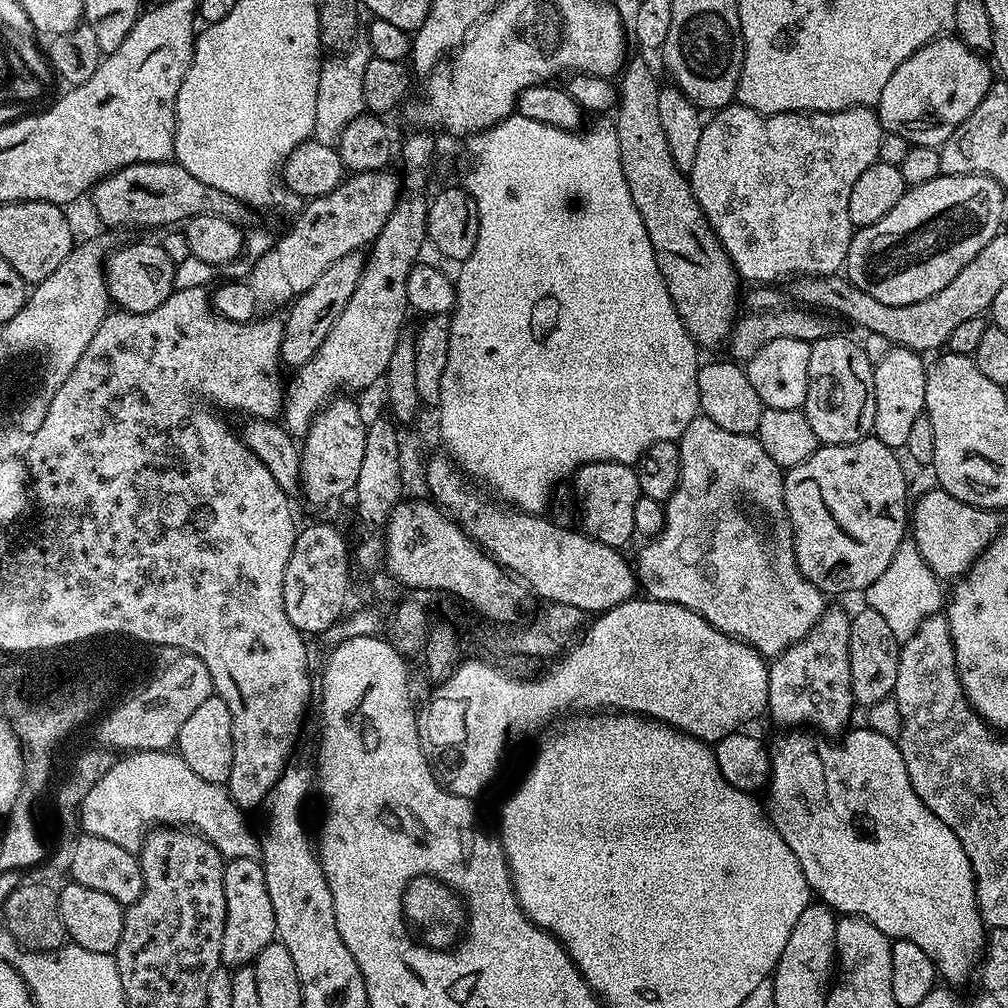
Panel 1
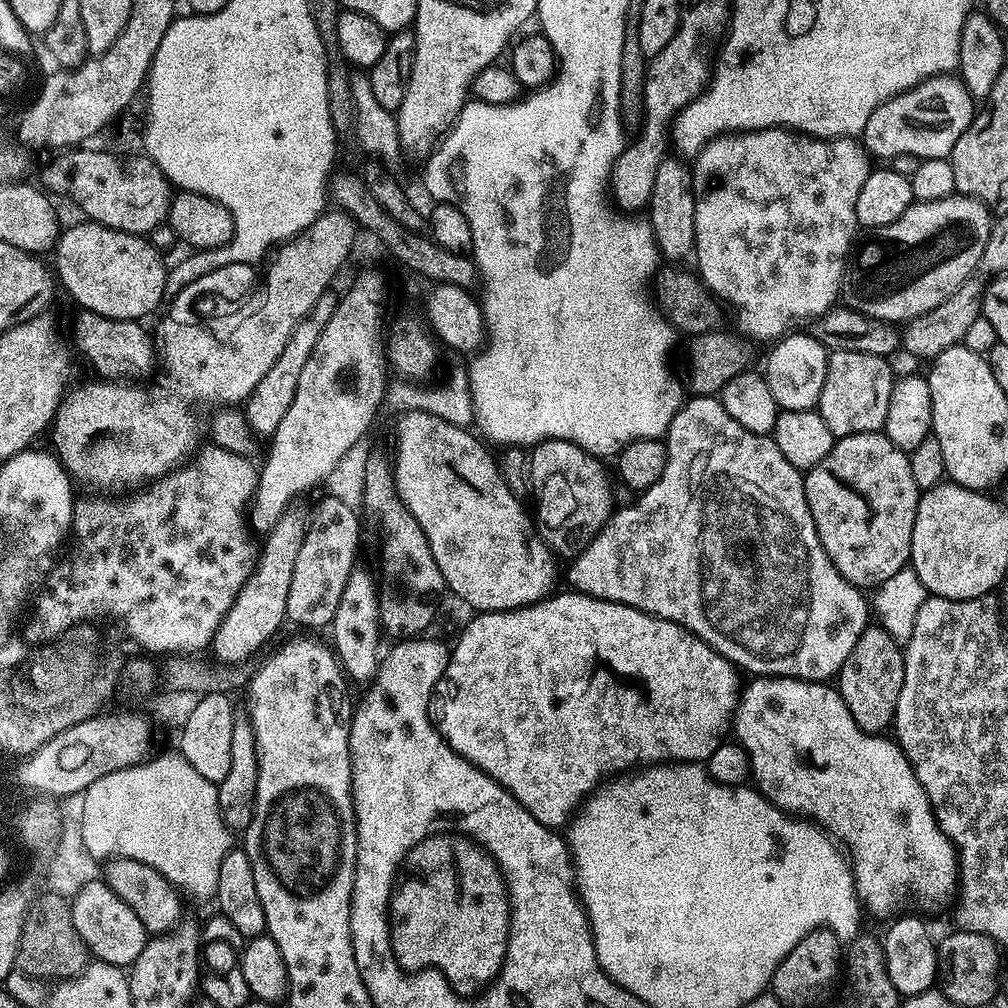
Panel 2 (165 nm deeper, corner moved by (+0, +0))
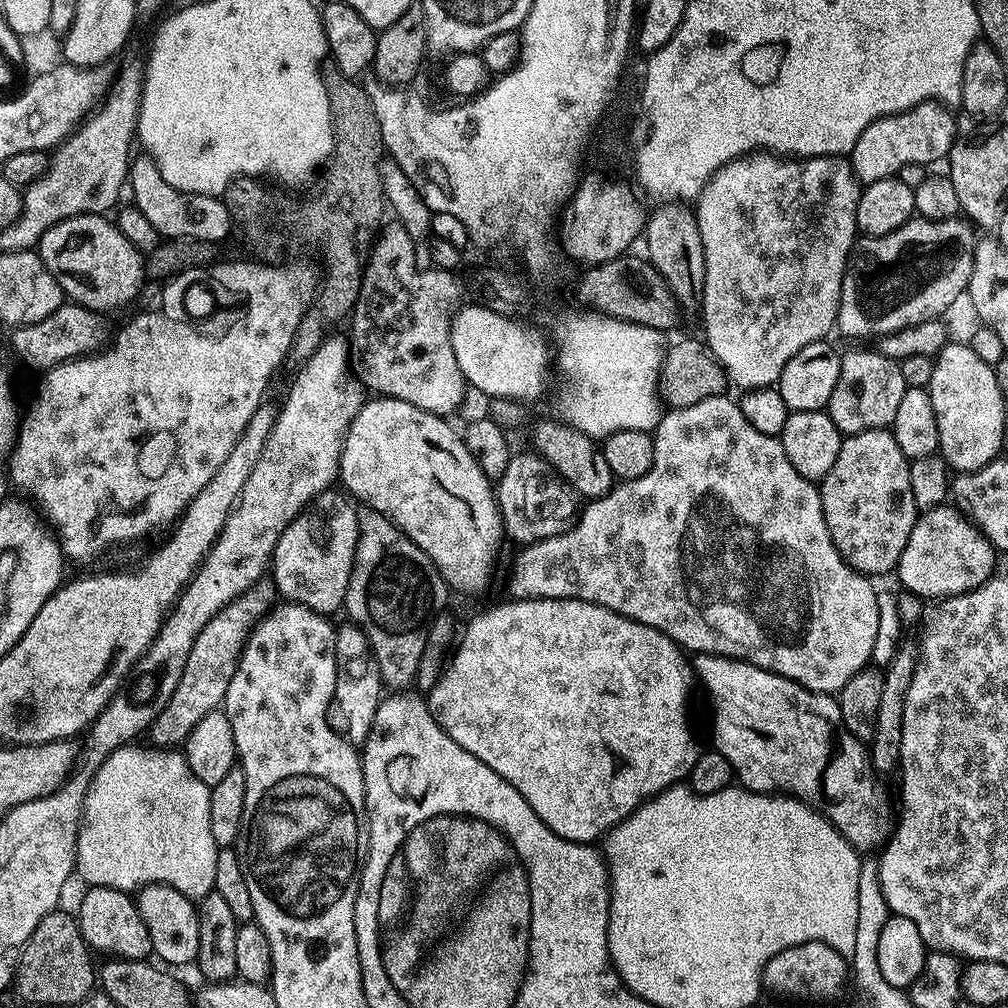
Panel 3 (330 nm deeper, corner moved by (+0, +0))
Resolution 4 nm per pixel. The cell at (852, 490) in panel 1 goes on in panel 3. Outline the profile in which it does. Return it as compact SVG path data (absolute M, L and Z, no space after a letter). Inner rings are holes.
M875 428L845 435L840 441L838 462L834 462L830 474L819 481L818 487L830 538L834 538L834 546L846 563L869 578L877 578L883 572L891 573L902 558L910 530L914 530L918 519L914 490L910 490L910 461L902 454L891 430Z

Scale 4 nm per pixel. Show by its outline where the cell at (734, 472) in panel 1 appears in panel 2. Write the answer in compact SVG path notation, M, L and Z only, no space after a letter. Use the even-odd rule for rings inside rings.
M692 396L685 399L680 405L678 414L670 422L666 443L668 457L666 470L662 470L662 478L658 478L654 486L639 493L635 497L635 503L629 508L613 511L603 530L581 550L579 556L571 561L572 569L568 572L568 580L572 584L569 585L575 591L584 593L585 596L609 600L615 604L625 604L651 616L681 624L745 673L748 671L752 672L748 674L760 676L794 676L798 680L817 682L831 681L831 676L833 679L846 662L850 650L854 648L854 642L864 633L864 629L869 627L870 604L865 593L846 578L842 578L840 571L830 562L818 538L818 530L814 526L810 506L806 502L801 469L790 466L790 462L786 462L782 450L778 450L771 435L759 436L746 430L746 426L734 422L734 418L726 414L726 410L720 405L716 396Z

